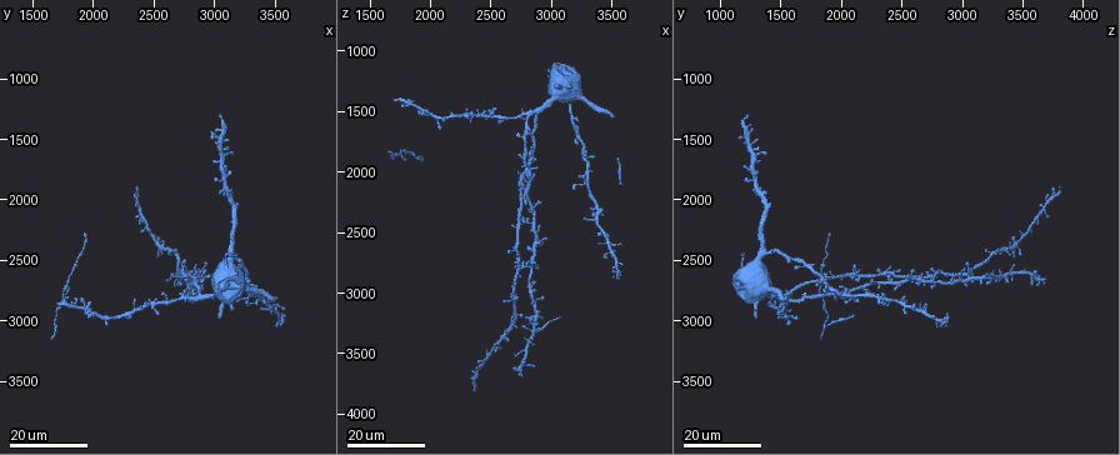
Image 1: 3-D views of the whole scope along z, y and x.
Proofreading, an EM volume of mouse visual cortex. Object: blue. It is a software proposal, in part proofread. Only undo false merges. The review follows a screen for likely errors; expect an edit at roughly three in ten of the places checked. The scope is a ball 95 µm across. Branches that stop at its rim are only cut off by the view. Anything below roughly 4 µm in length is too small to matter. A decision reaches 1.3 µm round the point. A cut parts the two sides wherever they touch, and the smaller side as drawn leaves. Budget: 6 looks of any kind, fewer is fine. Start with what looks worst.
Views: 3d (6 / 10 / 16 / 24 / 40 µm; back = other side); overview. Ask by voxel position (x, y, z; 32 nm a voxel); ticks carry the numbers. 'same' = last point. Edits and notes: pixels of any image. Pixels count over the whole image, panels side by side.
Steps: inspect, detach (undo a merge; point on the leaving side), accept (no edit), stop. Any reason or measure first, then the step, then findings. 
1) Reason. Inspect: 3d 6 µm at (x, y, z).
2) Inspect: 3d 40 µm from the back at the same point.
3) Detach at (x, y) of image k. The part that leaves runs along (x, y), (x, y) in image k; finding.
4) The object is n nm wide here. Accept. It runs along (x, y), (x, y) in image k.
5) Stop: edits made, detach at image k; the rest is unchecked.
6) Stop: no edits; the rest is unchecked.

Four arms meet. Inspect: 3d 24 µm at (3420, 2820, 2340).

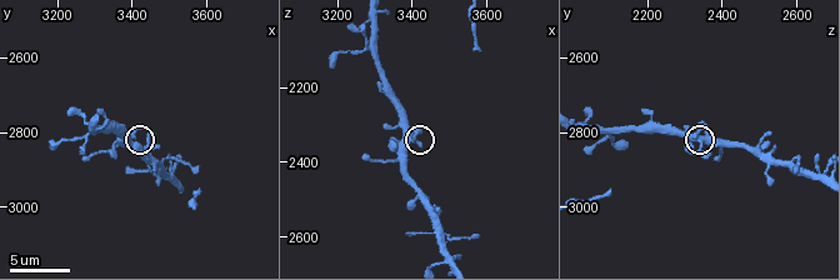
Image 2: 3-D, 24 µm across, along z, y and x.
Inspect: 3d 10 µm at (3390, 2830, 2350).

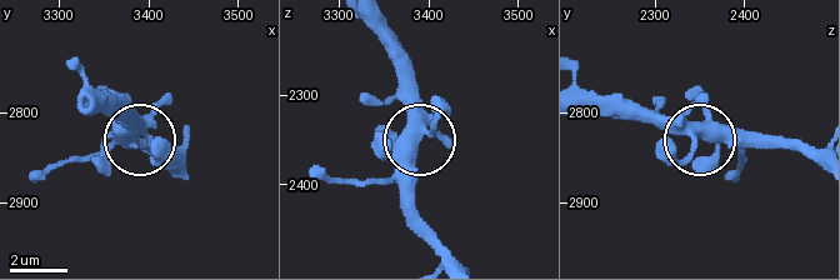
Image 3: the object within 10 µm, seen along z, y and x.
Inspect: 3d 6 µm at (3395, 2825, 2340).

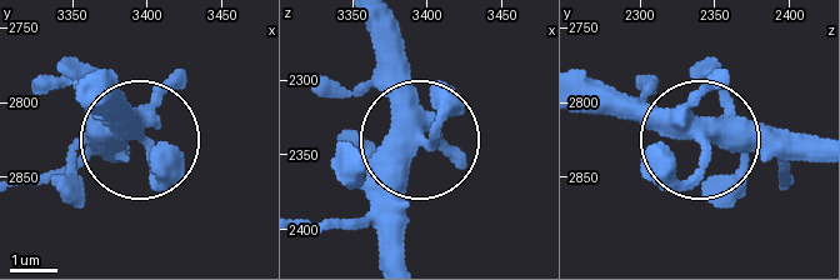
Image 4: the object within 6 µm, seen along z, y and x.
The side arm is 18 µm long; 4 arms meet here. Accept. All the same cell.

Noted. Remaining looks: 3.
Arms part here. Inspect: 3d 24 µm at (2840, 2620, 3040).

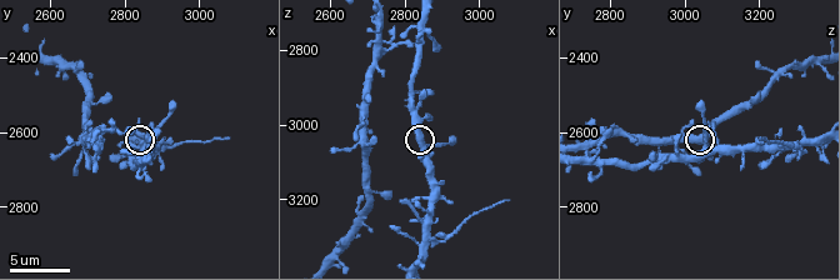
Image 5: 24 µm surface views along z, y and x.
Inspect: 3d 6 µm at (2860, 2640, 3060).

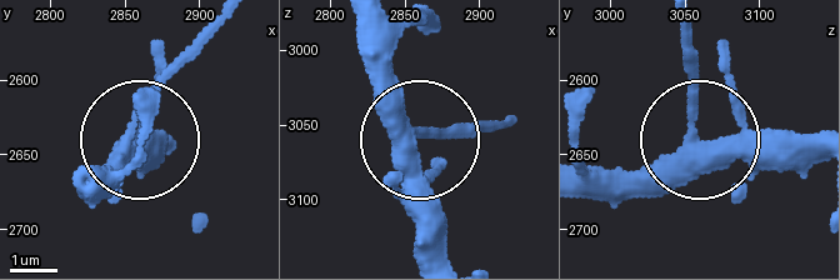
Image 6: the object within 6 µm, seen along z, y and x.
Accept. It runs along (76, 193), (204, 41) in image 6; one cell here.

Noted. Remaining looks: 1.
Stop: no edits; the rest is unchecked.

